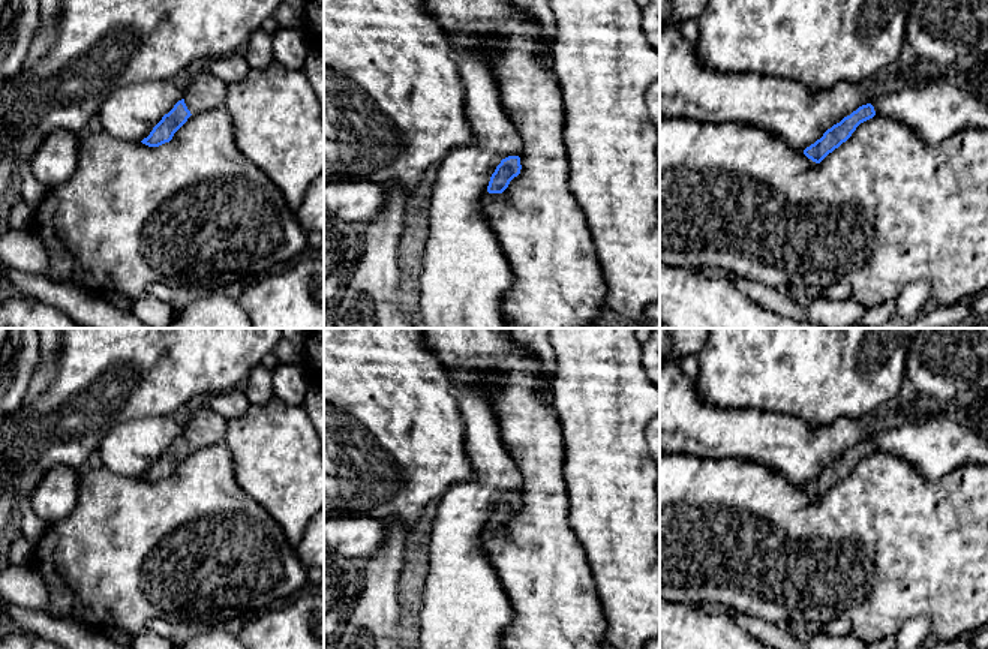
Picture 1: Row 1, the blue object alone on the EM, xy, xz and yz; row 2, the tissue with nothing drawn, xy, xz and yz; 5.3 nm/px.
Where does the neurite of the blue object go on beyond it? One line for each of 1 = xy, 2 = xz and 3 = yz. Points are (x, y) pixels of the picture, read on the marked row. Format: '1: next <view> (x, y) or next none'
1: next none
2: next none
3: next none

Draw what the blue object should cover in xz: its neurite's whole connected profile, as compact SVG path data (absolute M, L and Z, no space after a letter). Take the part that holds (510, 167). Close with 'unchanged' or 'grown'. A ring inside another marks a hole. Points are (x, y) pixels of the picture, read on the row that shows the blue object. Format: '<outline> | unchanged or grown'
M508 156L501 160L495 172L490 177L487 192L489 193L502 193L510 181L520 174L522 165L519 156Z | unchanged

